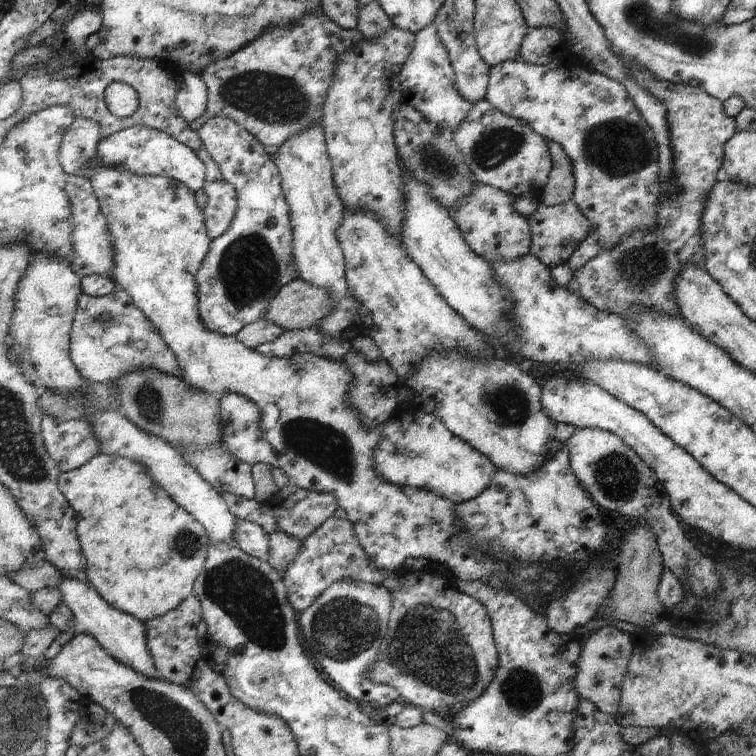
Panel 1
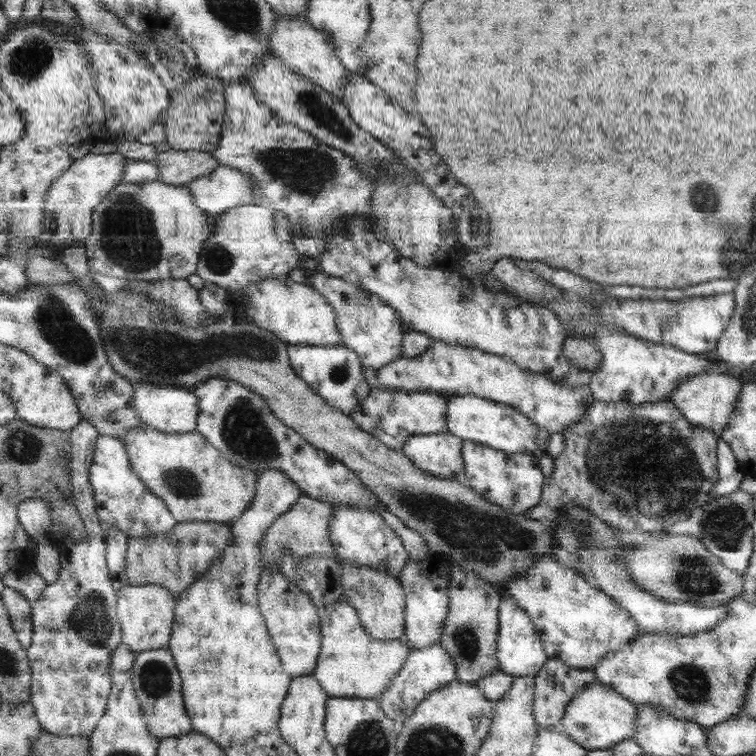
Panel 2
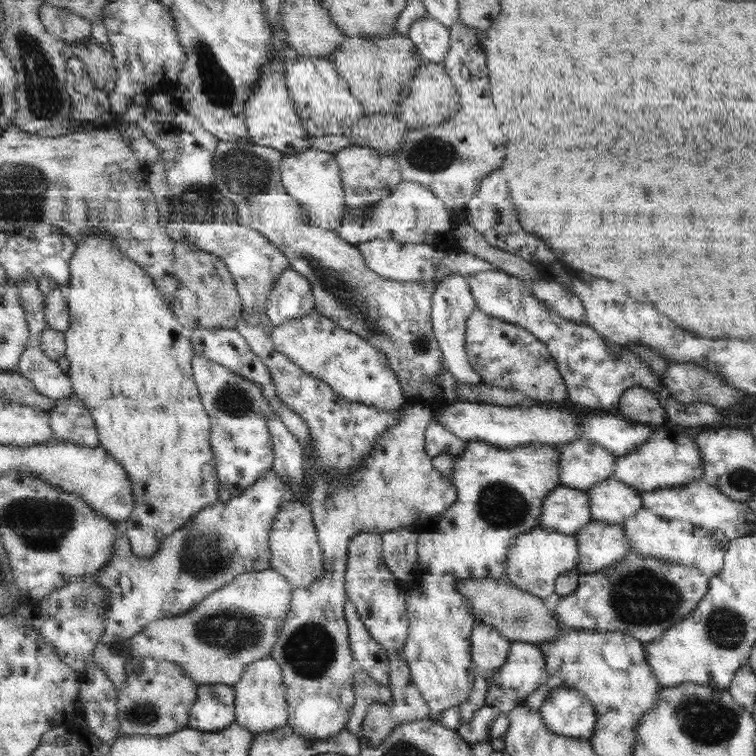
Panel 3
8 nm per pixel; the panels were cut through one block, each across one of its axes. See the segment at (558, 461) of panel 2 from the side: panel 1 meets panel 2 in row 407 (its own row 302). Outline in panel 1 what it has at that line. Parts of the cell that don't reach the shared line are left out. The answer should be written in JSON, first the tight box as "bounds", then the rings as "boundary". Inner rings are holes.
{"bounds":[565,58,735,320],"boundary":[[[621,58],[621,62],[629,70],[631,80],[665,106],[673,174],[669,182],[659,183],[659,194],[655,202],[657,228],[651,232],[631,230],[625,238],[621,238],[619,244],[609,250],[601,250],[579,270],[571,272],[571,280],[565,290],[591,304],[593,308],[620,316],[624,320],[635,318],[645,310],[679,317],[673,296],[673,278],[683,264],[703,267],[705,248],[699,230],[703,204],[711,186],[721,176],[723,144],[735,134],[735,120],[722,113],[722,101],[702,90],[687,84],[655,80],[629,58]]]}

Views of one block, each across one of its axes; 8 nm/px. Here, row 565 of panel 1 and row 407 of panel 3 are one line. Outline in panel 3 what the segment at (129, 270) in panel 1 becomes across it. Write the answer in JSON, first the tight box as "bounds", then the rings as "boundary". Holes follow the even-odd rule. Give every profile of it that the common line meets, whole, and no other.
{"bounds":[271,309,581,447],"boundary":[[[319,309],[274,326],[271,336],[279,353],[289,357],[311,376],[327,381],[339,396],[375,406],[389,414],[399,414],[407,405],[403,383],[391,367],[387,354],[380,352],[359,333],[339,326]],[[453,401],[444,403],[443,411],[437,413],[437,421],[453,436],[463,441],[481,441],[496,447],[517,447],[526,443],[539,443],[555,447],[581,438],[577,416],[569,410],[558,410],[550,406],[507,407],[479,402]]]}

